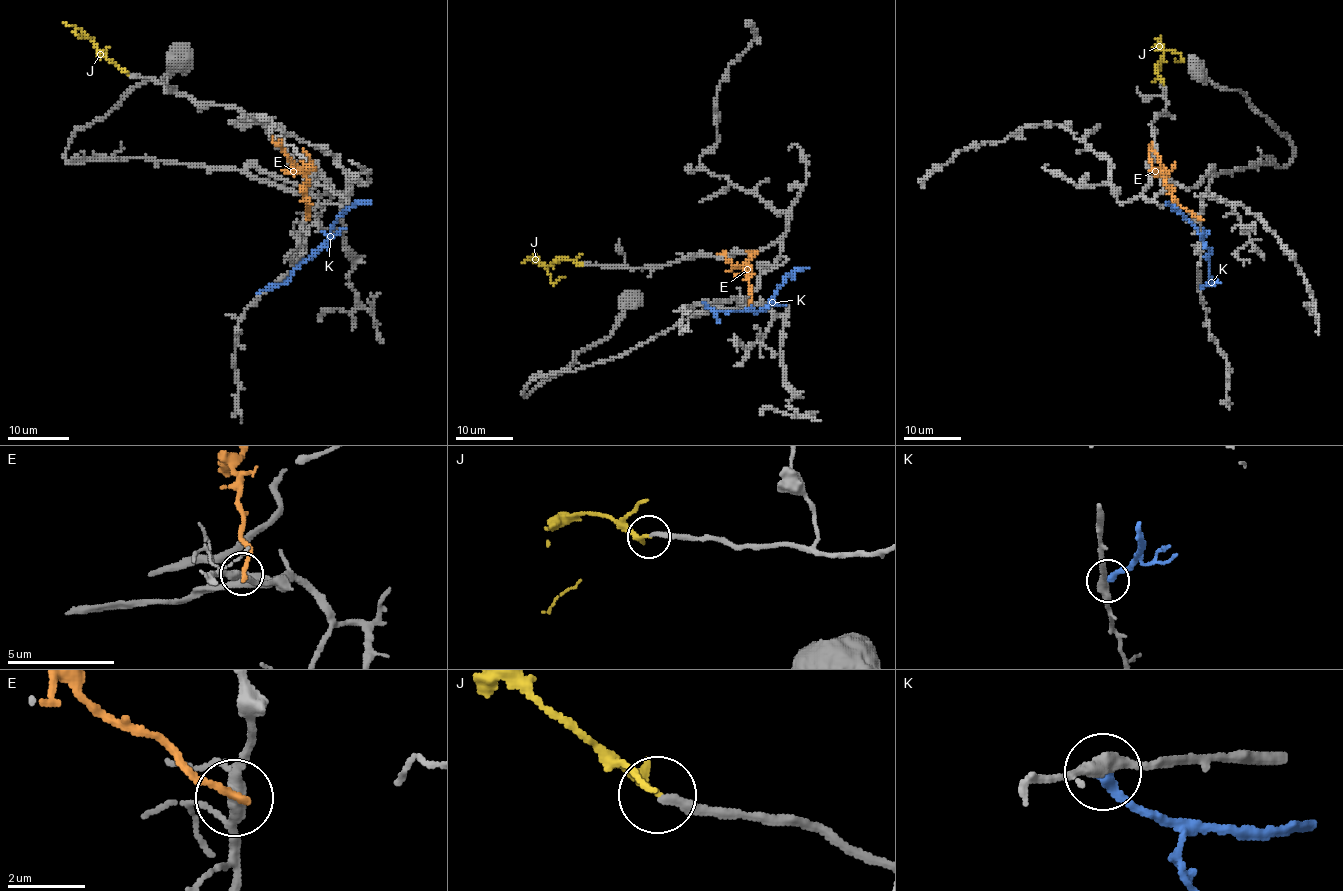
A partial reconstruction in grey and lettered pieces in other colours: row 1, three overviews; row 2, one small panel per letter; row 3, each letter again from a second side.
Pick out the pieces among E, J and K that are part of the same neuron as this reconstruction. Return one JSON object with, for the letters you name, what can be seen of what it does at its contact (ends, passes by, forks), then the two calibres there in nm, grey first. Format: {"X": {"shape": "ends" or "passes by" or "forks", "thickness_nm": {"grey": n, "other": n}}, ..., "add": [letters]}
{"add": []}

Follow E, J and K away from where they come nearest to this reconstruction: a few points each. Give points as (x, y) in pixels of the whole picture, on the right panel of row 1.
E: (1200, 219), (1177, 203), (1164, 178), (1159, 157), (1151, 150), (1151, 141)
J: (1162, 83), (1157, 75), (1157, 63), (1165, 50), (1178, 52), (1181, 57), (1175, 60), (1175, 57)
K: (1201, 289), (1210, 279), (1208, 247), (1188, 222), (1168, 203), (1165, 206)

